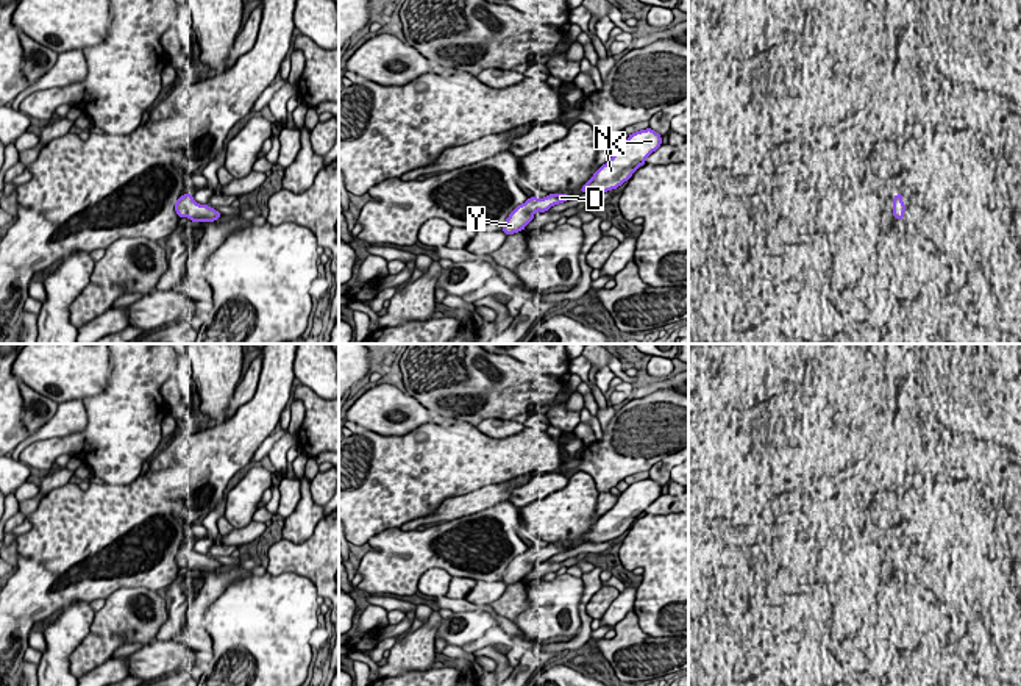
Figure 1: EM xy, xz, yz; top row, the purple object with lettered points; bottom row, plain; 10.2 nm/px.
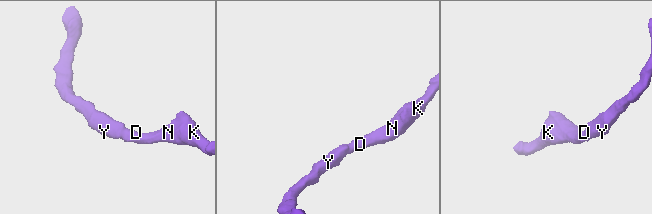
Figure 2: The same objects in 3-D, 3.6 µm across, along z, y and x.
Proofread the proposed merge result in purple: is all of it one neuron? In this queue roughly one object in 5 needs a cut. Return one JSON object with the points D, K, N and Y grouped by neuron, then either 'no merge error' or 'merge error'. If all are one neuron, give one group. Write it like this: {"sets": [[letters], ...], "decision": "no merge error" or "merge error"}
{"sets": [["D", "K", "N", "Y"]], "decision": "no merge error"}

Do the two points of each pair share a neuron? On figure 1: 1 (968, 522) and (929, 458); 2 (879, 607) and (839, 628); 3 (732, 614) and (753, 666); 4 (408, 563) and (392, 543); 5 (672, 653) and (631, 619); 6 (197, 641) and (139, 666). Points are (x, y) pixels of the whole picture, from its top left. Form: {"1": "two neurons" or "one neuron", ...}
{"1": "two neurons", "2": "two neurons", "3": "two neurons", "4": "one neuron", "5": "one neuron", "6": "two neurons"}

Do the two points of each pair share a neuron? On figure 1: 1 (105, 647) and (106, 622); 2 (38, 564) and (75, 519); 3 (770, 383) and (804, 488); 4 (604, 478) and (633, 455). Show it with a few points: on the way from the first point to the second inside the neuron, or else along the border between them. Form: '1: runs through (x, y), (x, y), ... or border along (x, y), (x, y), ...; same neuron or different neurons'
1: border along (91, 632), (119, 633), (127, 643); different neurons
2: runs through (49, 553), (72, 530); same neuron
3: border along (809, 382), (793, 393), (771, 396), (740, 410); different neurons
4: runs through (611, 472), (626, 458); same neuron

